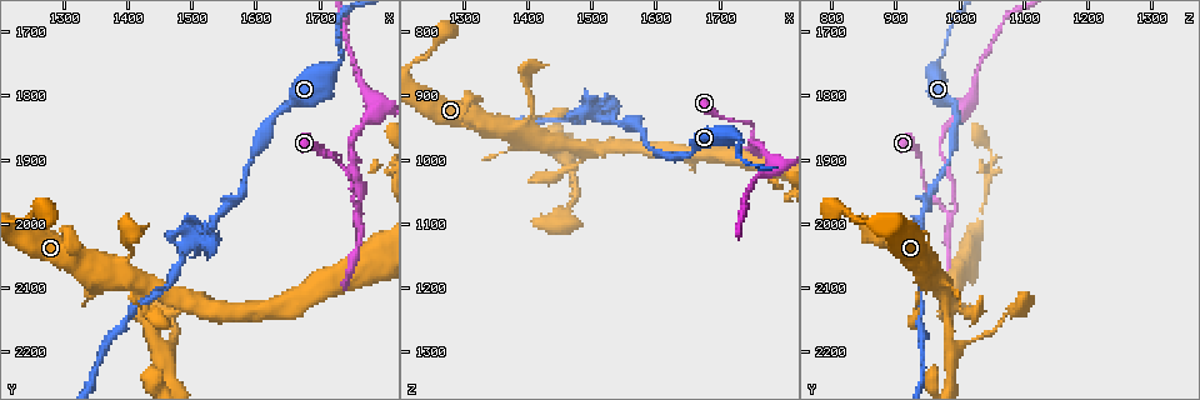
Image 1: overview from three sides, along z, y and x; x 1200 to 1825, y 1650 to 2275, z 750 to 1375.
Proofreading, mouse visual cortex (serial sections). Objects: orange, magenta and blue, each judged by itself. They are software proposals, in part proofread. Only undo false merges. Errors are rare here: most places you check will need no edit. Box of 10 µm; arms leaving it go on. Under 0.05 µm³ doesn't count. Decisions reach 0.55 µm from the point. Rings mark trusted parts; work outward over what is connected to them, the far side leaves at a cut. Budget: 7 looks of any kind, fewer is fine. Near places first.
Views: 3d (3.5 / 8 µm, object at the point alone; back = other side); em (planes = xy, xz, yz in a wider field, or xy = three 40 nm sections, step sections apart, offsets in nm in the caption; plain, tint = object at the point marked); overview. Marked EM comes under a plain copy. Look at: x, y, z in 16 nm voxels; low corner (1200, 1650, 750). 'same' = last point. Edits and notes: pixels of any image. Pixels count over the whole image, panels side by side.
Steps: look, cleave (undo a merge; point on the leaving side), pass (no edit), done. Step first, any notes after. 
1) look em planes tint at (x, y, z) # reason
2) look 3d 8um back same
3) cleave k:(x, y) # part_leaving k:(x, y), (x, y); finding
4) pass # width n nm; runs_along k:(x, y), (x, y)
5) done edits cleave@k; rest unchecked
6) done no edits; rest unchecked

look 3d 3.5um at (1760, 1995, 985) # abrupt turn

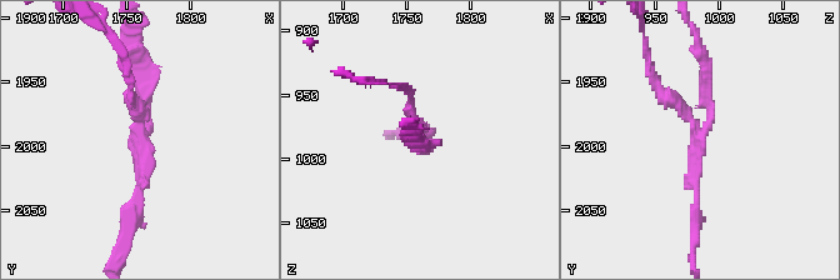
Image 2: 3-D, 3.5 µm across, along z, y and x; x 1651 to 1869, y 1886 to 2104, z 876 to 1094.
look em xy step 2 tint at (1758, 1990, 986) # now the EM

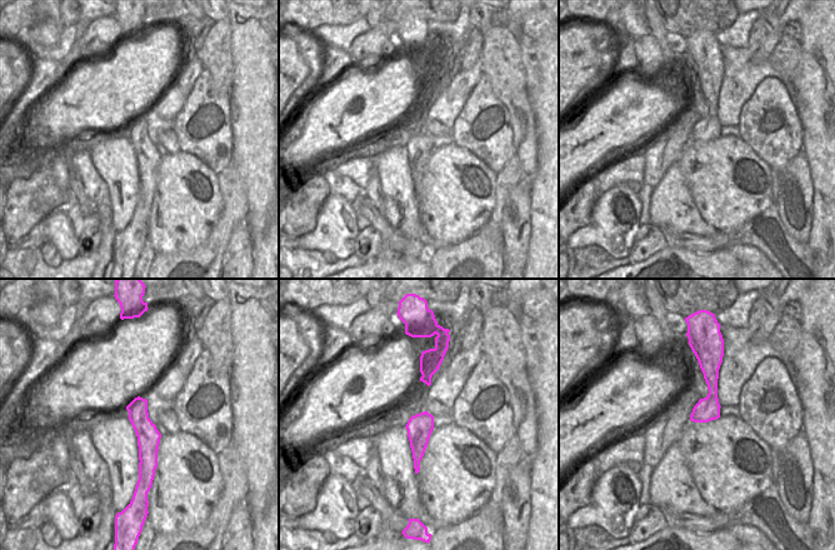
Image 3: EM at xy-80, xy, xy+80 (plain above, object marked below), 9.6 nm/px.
pass # one cell here

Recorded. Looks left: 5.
look 3d 8um at (1510, 2020, 935) # branch point

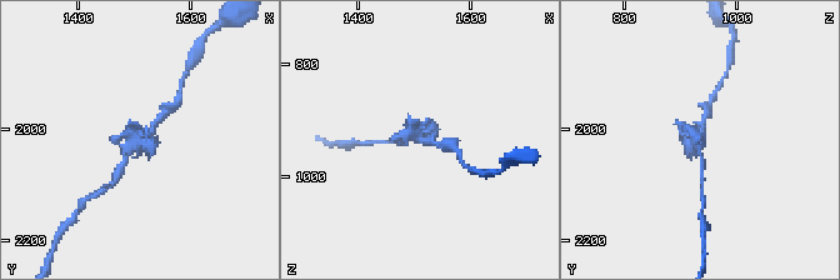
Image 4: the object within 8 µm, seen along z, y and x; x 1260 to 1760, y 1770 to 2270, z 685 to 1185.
look 3d 3.5um same # zoom in

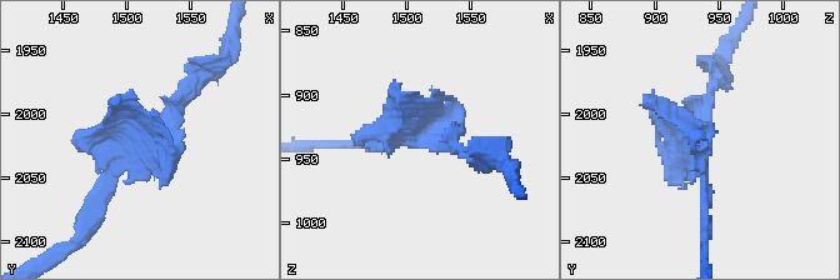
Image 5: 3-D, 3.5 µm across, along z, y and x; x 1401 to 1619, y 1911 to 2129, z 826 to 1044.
look em xy step 3 tint at (1512, 2022, 932) # now the EM

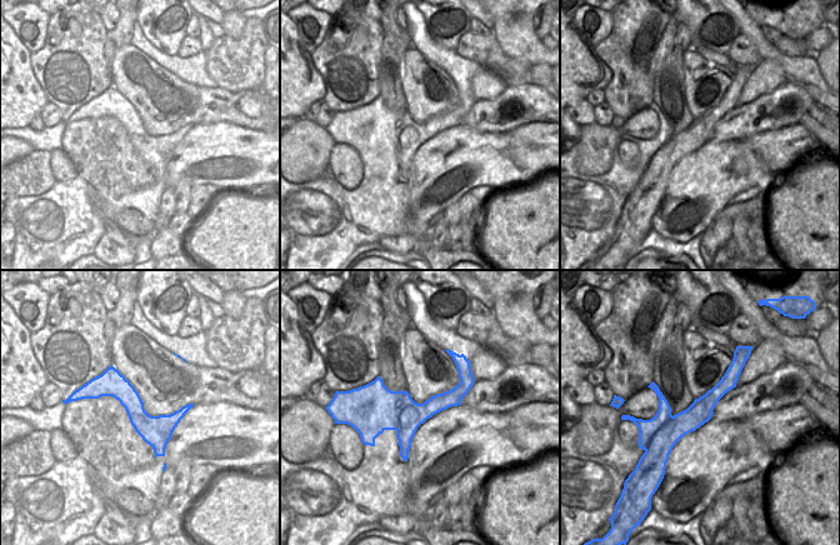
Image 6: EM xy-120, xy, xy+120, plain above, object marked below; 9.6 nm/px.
cleave 5:(359, 135) # border 6:(671, 415), (648, 443); two cells meet here

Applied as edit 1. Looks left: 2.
look 3d 8um back at (1395, 2095, 940) # looks like a crossing

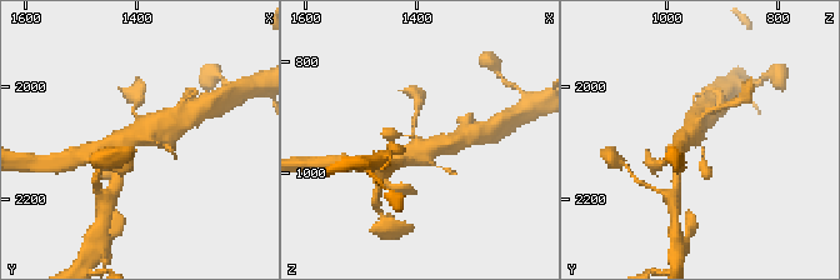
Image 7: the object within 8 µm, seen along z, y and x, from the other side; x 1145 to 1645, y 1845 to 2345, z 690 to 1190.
look em xy step 5 tint same

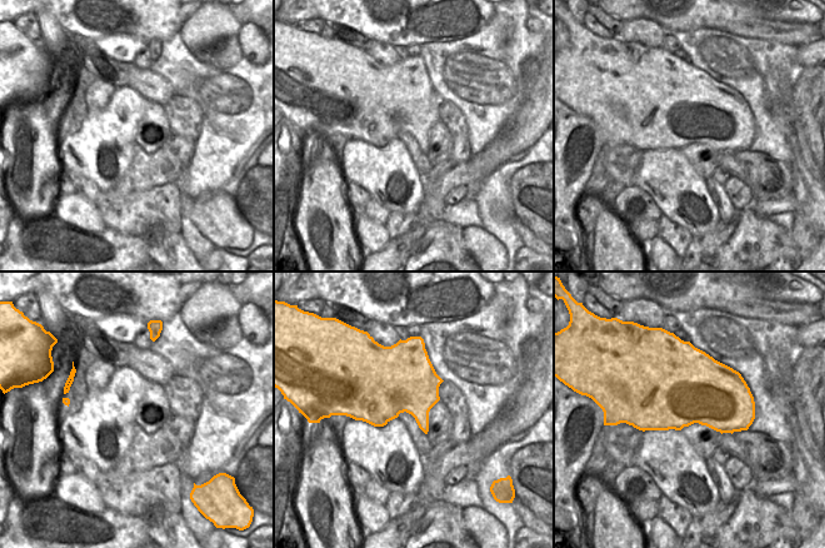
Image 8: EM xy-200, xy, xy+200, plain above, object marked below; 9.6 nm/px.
pass # runs_along 7:(169, 121), (105, 146); all the same cell

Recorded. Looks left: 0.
done edits cleave@5; rest unchecked

